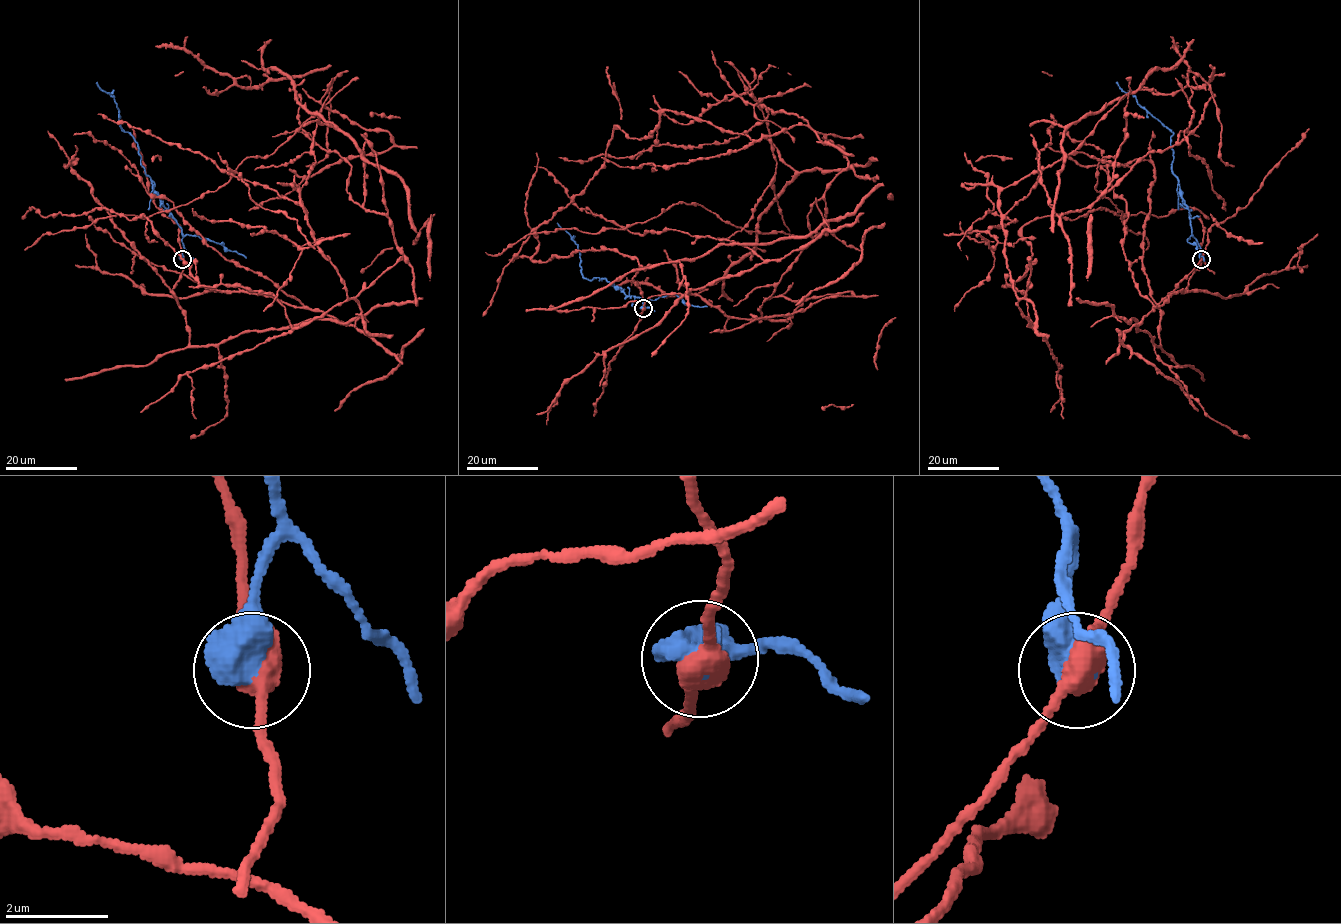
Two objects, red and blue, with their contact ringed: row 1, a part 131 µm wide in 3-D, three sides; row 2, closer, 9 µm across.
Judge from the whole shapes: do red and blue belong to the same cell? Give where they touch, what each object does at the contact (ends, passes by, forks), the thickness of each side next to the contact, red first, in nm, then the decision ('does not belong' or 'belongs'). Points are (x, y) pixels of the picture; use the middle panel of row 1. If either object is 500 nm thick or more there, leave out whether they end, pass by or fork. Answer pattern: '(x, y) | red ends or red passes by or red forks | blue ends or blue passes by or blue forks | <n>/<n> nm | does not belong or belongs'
(643, 308) | 500/650 nm | does not belong

